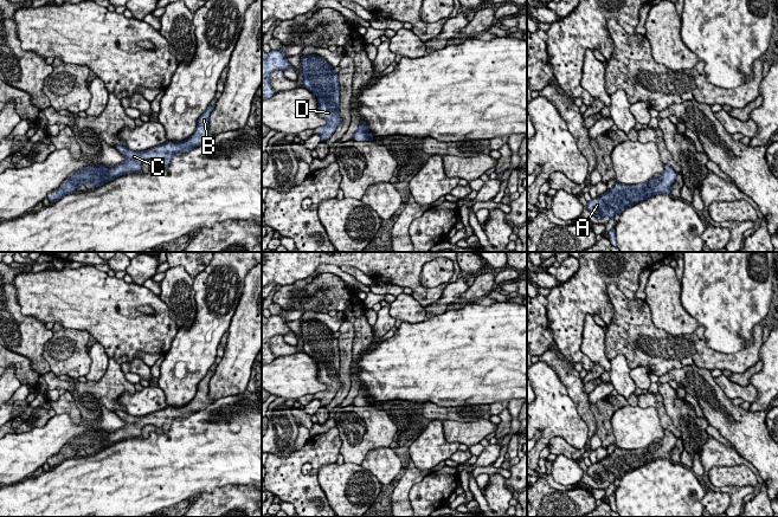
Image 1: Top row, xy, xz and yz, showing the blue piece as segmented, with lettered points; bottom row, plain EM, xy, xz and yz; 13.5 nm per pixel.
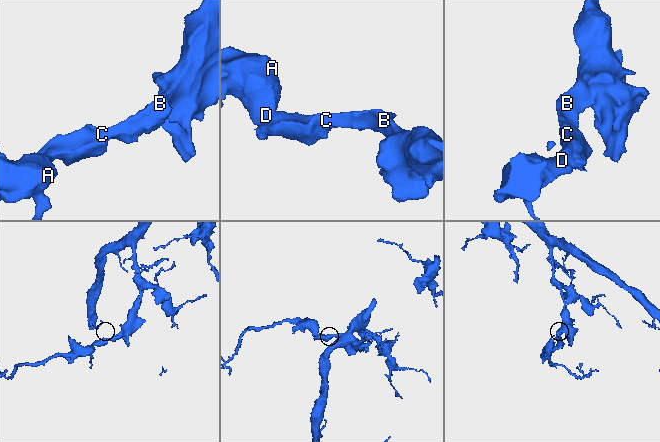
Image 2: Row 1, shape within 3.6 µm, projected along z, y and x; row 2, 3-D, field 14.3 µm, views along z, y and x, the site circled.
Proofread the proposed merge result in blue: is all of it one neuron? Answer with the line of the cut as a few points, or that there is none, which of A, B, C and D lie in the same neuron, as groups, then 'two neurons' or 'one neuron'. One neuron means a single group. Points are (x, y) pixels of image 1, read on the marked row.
cut none; groups A B C D; one neuron

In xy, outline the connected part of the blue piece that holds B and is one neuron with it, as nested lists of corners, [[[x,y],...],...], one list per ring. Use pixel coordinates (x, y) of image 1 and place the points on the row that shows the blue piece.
[[[216,105],[207,106],[205,112],[198,119],[195,131],[182,142],[167,141],[165,144],[143,151],[130,150],[120,144],[115,146],[126,157],[122,163],[114,167],[102,164],[88,166],[73,172],[59,188],[47,194],[50,202],[53,203],[66,194],[76,193],[76,189],[79,186],[85,187],[91,183],[94,187],[99,187],[118,176],[129,173],[141,173],[141,166],[147,160],[157,161],[163,167],[167,167],[174,155],[179,156],[184,151],[187,153],[193,148],[200,147],[212,137],[208,129],[210,115],[214,106]]]

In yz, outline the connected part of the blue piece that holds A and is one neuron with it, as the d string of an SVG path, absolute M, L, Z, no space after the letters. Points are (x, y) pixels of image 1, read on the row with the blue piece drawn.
M664 166L664 172L654 176L648 182L637 185L623 185L617 182L610 190L587 201L587 209L598 219L605 217L613 219L615 214L643 201L657 193L671 196L670 186L675 182L677 173L670 167Z

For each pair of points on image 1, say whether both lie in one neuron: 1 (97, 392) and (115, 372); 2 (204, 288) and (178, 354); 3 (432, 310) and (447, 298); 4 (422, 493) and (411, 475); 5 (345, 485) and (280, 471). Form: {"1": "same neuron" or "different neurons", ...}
{"1": "same neuron", "2": "same neuron", "3": "same neuron", "4": "different neurons", "5": "different neurons"}

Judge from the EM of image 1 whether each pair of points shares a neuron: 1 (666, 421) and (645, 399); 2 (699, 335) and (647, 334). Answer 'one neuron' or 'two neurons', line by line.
1: one neuron
2: one neuron

